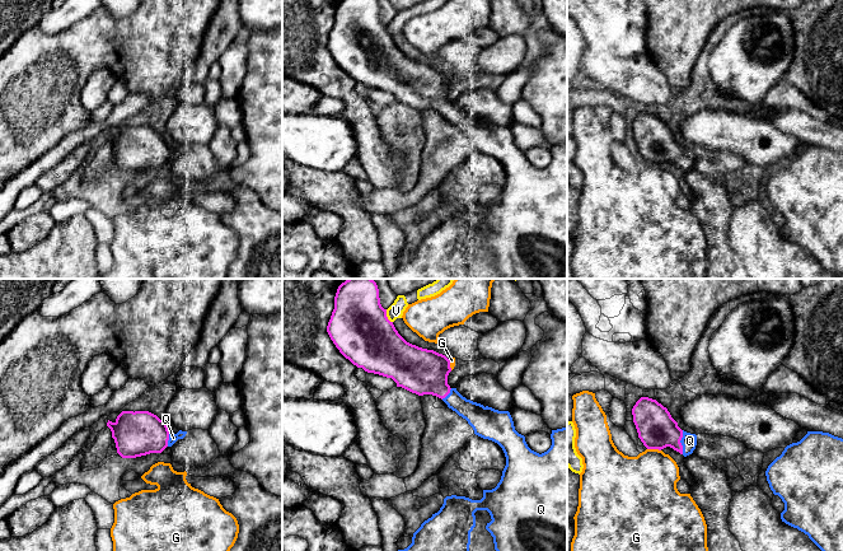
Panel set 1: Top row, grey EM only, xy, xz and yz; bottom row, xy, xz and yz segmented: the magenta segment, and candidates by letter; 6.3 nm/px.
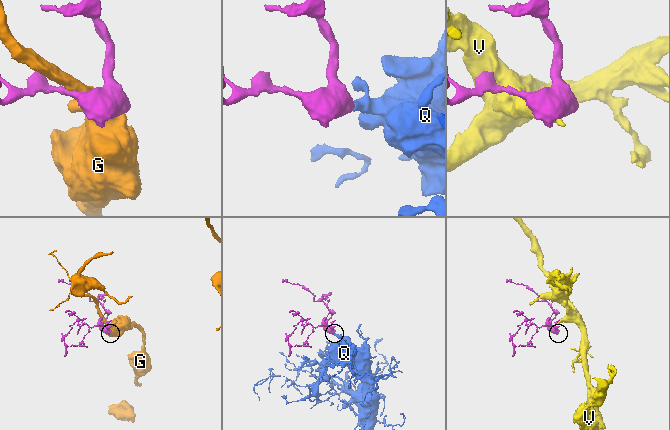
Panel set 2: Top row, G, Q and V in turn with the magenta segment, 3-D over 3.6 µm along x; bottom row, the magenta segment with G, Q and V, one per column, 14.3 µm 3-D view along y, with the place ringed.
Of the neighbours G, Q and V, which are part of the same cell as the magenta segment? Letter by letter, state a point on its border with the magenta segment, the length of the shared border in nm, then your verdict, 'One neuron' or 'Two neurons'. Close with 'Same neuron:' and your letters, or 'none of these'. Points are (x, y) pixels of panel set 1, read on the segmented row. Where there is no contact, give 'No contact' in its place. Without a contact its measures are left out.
G: Touches magenta at yz (654, 448). Shared border 90 nm. Two neurons
Q: Touches magenta at yz (679, 442). Shared border 150 nm. One neuron
V: Touches magenta at xz (385, 316). Shared border 100 nm. Two neurons
Same neuron: Q

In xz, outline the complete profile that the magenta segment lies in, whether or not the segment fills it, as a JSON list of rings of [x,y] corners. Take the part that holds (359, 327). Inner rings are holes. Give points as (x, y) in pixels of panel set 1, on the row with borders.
[[[347,279],[338,286],[327,332],[339,352],[353,365],[392,378],[397,387],[418,396],[441,398],[468,421],[476,435],[497,443],[506,457],[506,466],[495,489],[483,490],[481,500],[446,496],[440,510],[413,533],[412,543],[398,551],[469,551],[477,510],[487,510],[491,515],[492,520],[486,529],[493,537],[496,551],[567,551],[567,428],[552,430],[552,445],[547,452],[539,454],[531,450],[525,436],[515,430],[509,411],[467,400],[448,384],[450,359],[412,345],[398,333],[380,304],[379,289],[373,279]]]

